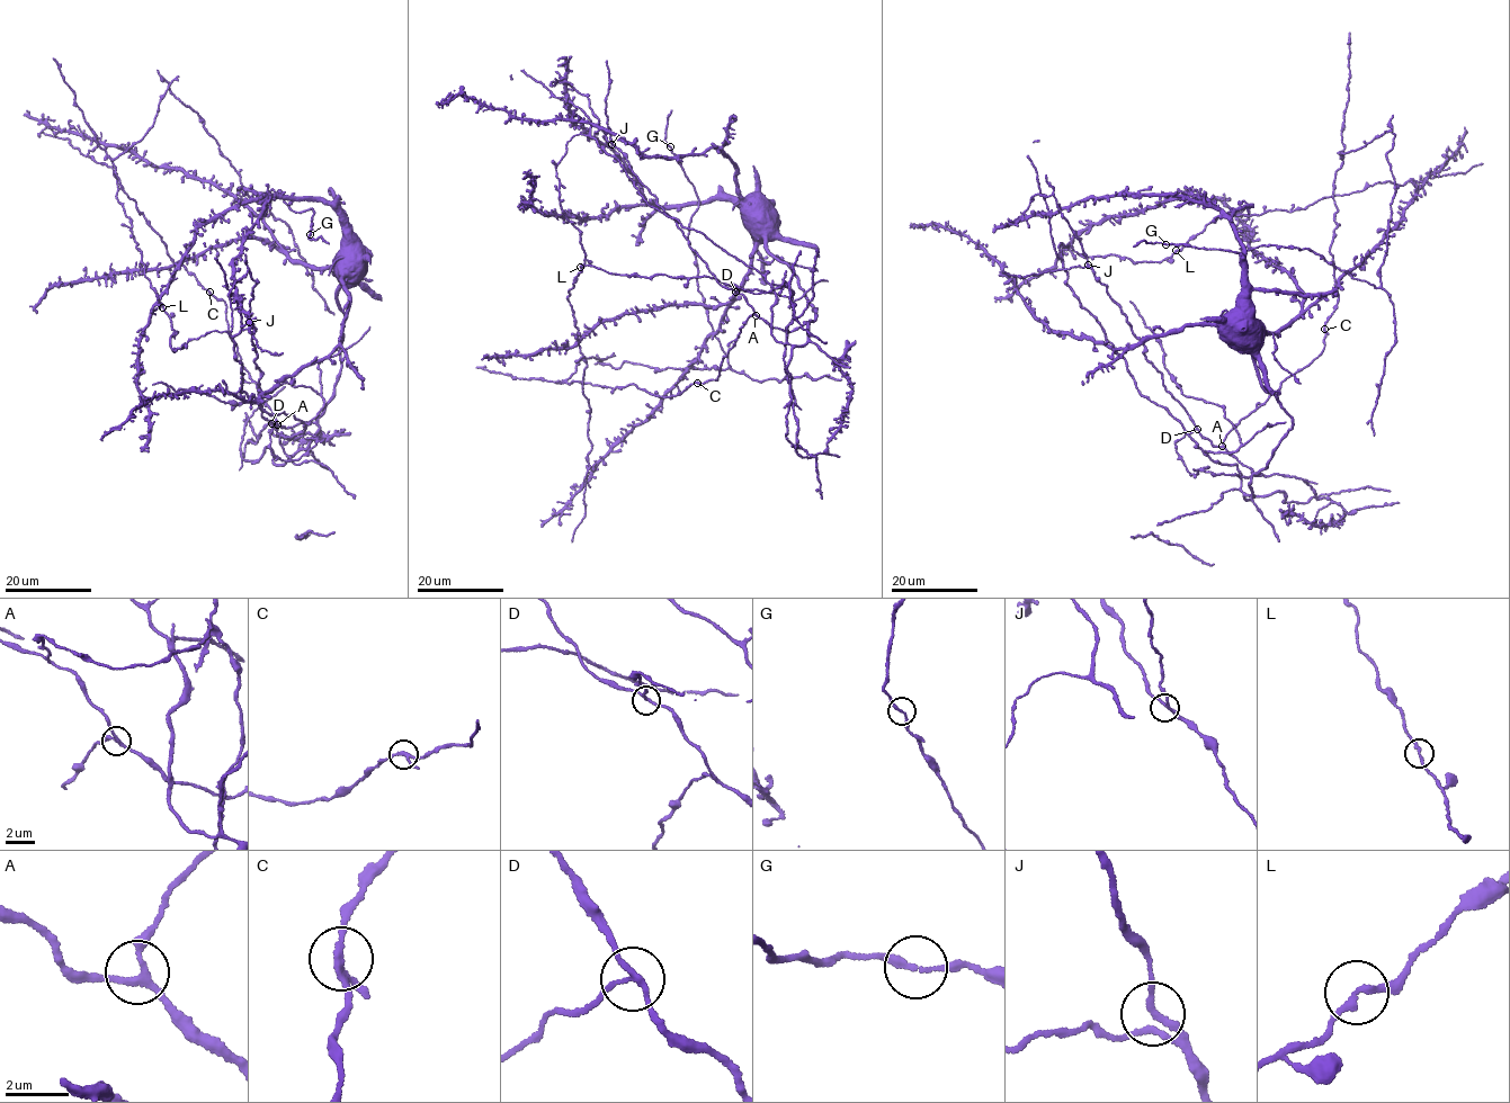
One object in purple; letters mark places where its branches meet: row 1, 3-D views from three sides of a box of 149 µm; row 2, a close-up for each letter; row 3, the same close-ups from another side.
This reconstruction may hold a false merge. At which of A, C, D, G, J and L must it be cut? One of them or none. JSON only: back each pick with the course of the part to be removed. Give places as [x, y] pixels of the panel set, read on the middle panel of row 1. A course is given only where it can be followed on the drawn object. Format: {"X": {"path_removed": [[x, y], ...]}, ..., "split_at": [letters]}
{"D": {"path_removed": [[735, 292], [734, 284], [771, 292], [783, 280], [791, 293], [785, 373], [797, 445], [815, 457], [821, 498]]}, "split_at": ["D"]}

